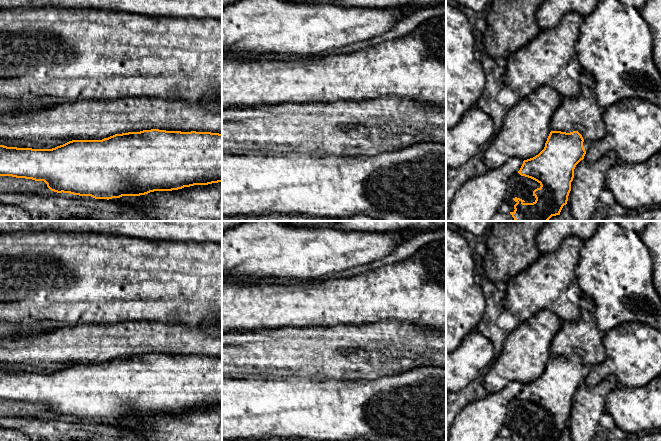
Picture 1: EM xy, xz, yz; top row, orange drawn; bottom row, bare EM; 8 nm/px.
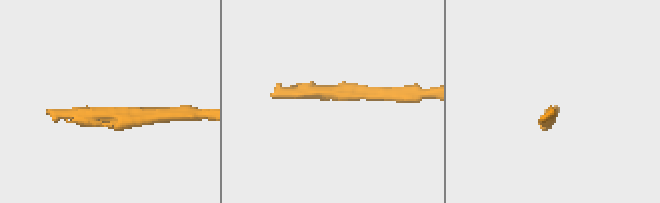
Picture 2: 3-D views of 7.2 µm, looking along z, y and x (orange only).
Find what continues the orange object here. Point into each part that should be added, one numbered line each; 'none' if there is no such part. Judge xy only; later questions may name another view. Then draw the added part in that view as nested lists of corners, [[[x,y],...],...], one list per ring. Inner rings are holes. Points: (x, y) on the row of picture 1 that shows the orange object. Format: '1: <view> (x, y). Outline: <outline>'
none

